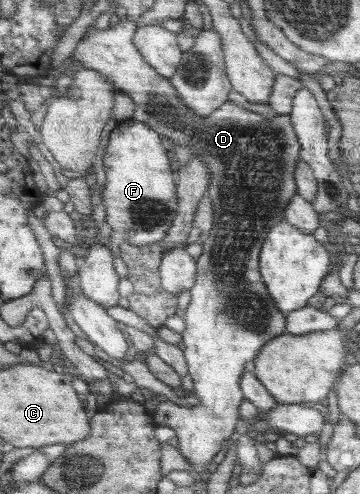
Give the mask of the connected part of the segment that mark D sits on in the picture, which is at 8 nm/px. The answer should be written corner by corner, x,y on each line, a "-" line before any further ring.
127,19
120,20
116,26
102,32
92,25
92,31
80,39
73,50
75,62
72,66
75,66
75,69
100,71
100,74
106,76
116,86
116,90
132,98
136,105
132,119
146,123
157,133
168,136
175,146
188,145
192,155
198,155
211,172
211,182
206,195
213,206
213,226
209,231
210,236
203,243
202,254
195,260
197,279
190,290
190,303
184,311
185,315
182,316
185,320
185,329
181,332
186,346
184,353
187,371
194,382
191,394
197,396
200,402
195,407
184,407
162,399
154,408
157,425
174,430
173,442
186,461
192,465
190,474
202,475
206,478
204,472
210,472
208,468
216,452
222,448
220,444
224,444
232,436
238,422
238,406
241,406
246,399
241,390
241,378
245,373
244,364
254,361
268,341
285,333
285,314
277,309
263,281
262,272
259,270
259,254
262,252
263,242
267,240
268,232
271,231
272,226
280,224
284,216
283,209
298,192
295,166
300,160
302,146
291,126
289,114
279,114
272,119
266,119
254,111
228,101
228,106
220,106
208,117
195,116
180,101
171,80
160,76
155,67
150,66
140,54
134,43
137,29
135,22

